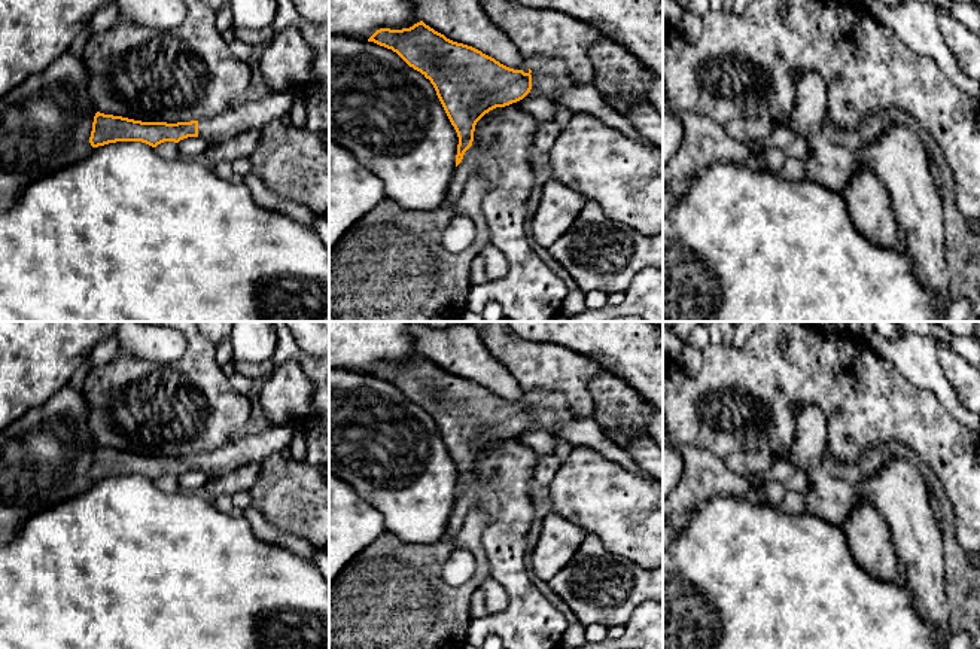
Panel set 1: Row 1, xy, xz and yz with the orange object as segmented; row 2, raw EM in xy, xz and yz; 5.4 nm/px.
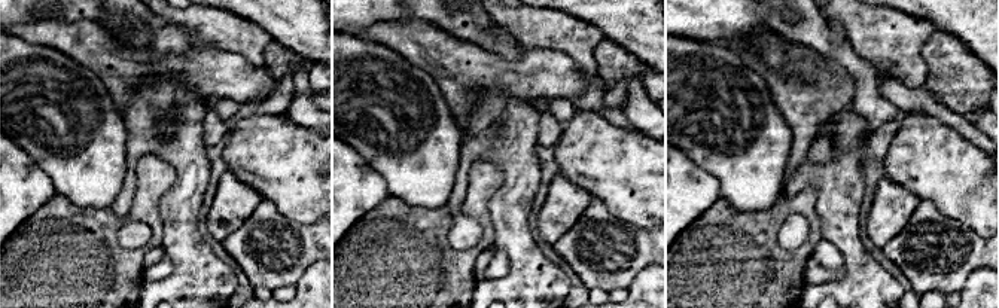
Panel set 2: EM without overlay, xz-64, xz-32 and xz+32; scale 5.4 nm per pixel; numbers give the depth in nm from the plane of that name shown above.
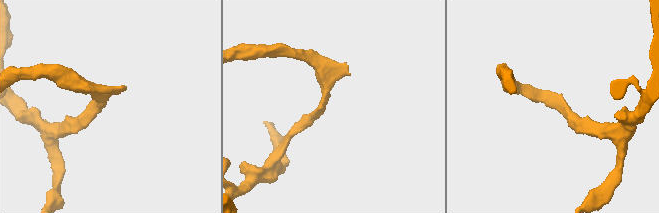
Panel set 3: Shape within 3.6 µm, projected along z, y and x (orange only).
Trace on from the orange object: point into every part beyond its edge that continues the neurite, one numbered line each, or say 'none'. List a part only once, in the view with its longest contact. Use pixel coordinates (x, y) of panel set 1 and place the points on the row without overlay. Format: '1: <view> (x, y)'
1: xy (256, 448)

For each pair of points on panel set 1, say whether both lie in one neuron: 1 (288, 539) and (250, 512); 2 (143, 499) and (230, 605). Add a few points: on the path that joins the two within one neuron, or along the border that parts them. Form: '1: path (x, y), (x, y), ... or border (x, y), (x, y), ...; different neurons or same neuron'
1: path (279, 538), (271, 535), (258, 521); same neuron
2: path (151, 526), (203, 578); same neuron

